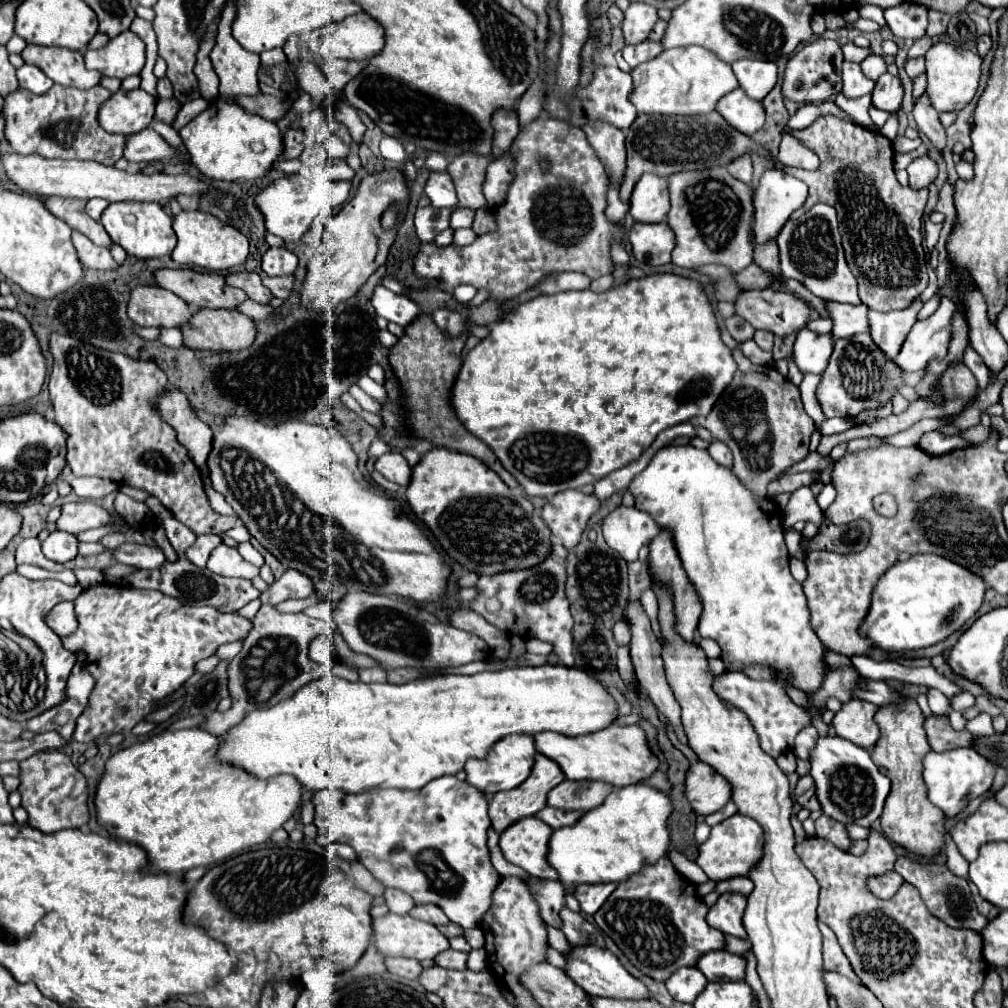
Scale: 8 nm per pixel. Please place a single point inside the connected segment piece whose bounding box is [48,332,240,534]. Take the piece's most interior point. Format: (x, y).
(103, 399)

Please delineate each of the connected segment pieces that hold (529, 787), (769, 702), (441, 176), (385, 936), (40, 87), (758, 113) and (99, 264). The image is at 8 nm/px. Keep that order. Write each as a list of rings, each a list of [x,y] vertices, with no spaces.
[[[536,754],[536,762],[534,768],[530,772],[530,776],[516,788],[506,790],[506,792],[498,792],[496,796],[490,798],[490,806],[488,806],[488,816],[492,820],[492,828],[500,834],[504,832],[512,822],[526,818],[526,816],[534,816],[538,810],[542,810],[546,806],[546,794],[558,786],[564,780],[564,774],[560,772],[560,766],[556,762],[552,762],[550,758],[546,758],[544,754]]]
[[[724,672],[722,676],[716,678],[716,690],[720,690],[720,696],[726,702],[734,702],[736,708],[740,708],[748,714],[750,722],[756,726],[764,752],[770,754],[772,758],[778,758],[780,752],[792,750],[796,734],[804,726],[810,724],[808,712],[804,712],[804,708],[796,706],[788,698],[788,694],[784,690],[786,684],[790,684],[790,682],[788,682],[788,678],[784,678],[784,674],[776,674],[776,682],[774,680],[762,680],[762,682],[750,680],[742,672]]]
[[[432,172],[424,192],[430,196],[434,208],[450,208],[458,202],[456,188],[448,172]]]
[[[388,912],[374,920],[374,944],[384,956],[406,956],[406,958],[434,958],[448,946],[446,936],[428,922],[412,916],[398,916]]]
[[[24,64],[22,68],[18,68],[16,70],[16,78],[18,78],[22,88],[32,90],[34,94],[46,94],[52,88],[52,84],[54,84],[48,76],[44,76],[42,70],[38,70],[32,64]]]
[[[740,88],[726,94],[718,102],[716,110],[728,120],[730,126],[736,126],[736,130],[740,130],[748,136],[752,136],[764,124],[762,102],[746,96],[746,92],[740,90]]]
[[[72,232],[72,244],[78,250],[78,260],[82,266],[86,268],[94,268],[94,270],[114,270],[118,264],[114,262],[114,258],[110,256],[108,248],[96,246],[92,244],[84,234],[80,232]]]

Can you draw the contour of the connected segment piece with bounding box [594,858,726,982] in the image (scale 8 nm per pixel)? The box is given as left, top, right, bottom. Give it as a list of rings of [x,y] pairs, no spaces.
[[[660,858],[656,866],[646,866],[640,874],[634,874],[628,880],[620,882],[618,888],[610,894],[608,902],[604,902],[604,906],[594,914],[594,922],[618,944],[634,968],[658,982],[666,982],[678,968],[696,966],[702,954],[710,950],[724,950],[726,938],[722,932],[708,926],[708,910],[710,908],[696,894],[694,884],[680,876],[668,858]]]

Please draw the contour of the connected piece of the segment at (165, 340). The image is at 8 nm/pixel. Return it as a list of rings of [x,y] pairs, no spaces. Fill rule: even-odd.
[[[160,328],[158,342],[162,342],[164,346],[170,346],[170,348],[180,348],[182,346],[180,330],[178,328]]]

